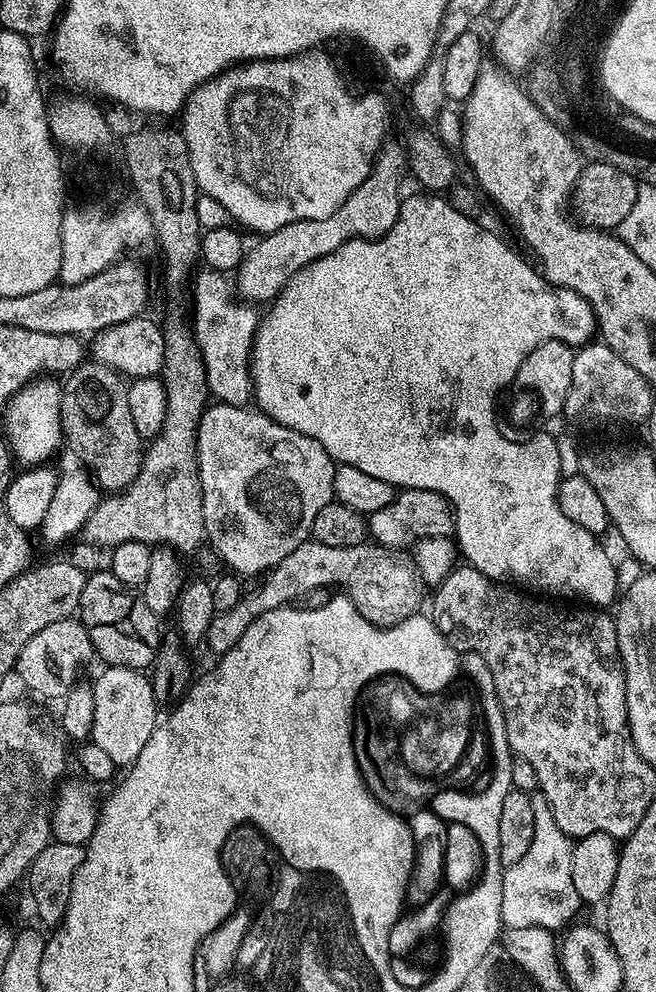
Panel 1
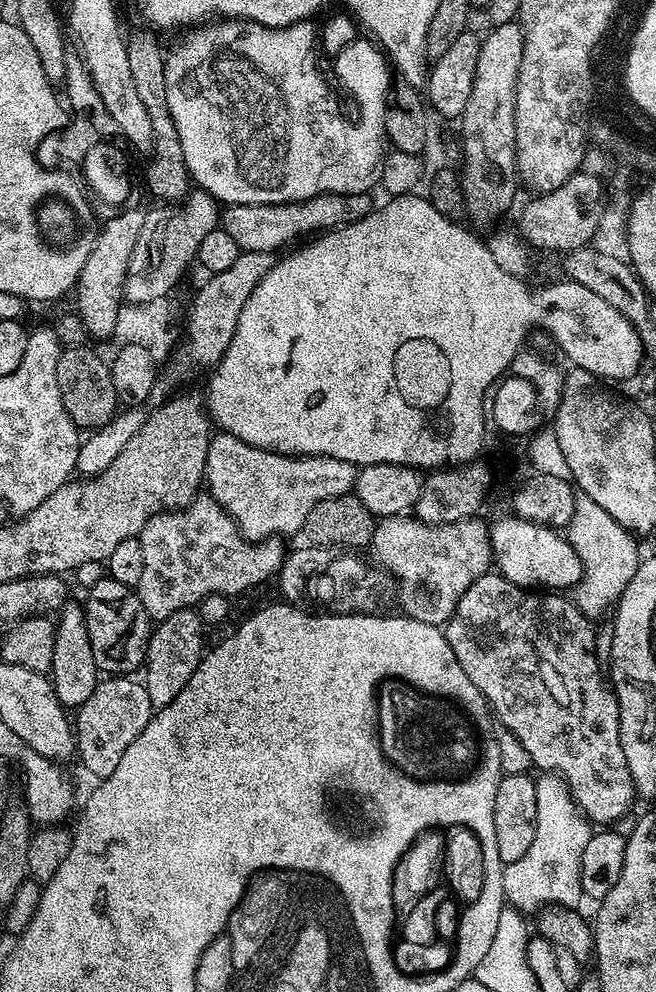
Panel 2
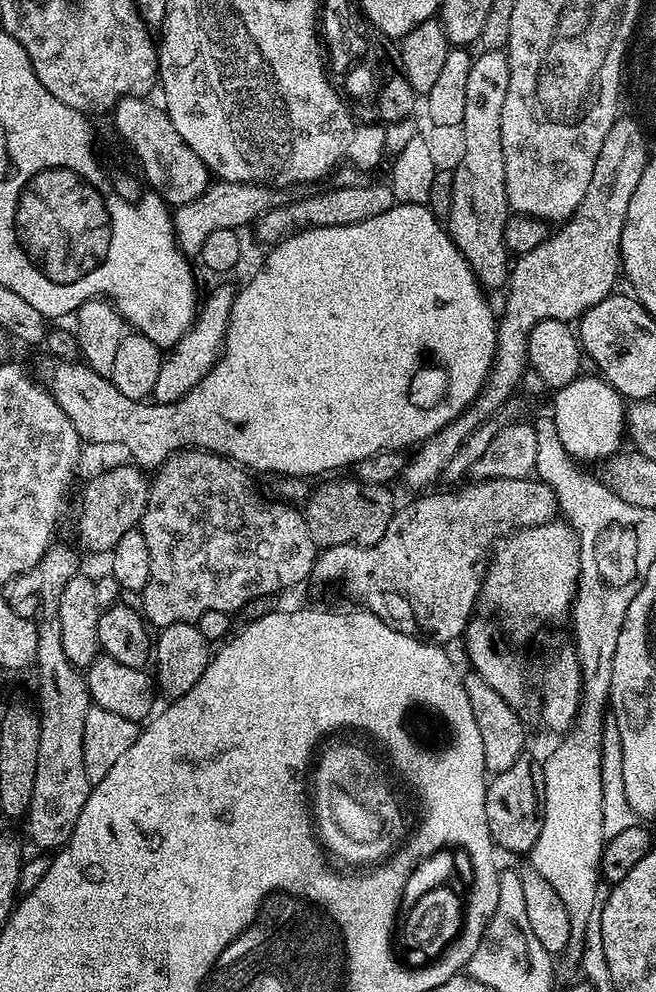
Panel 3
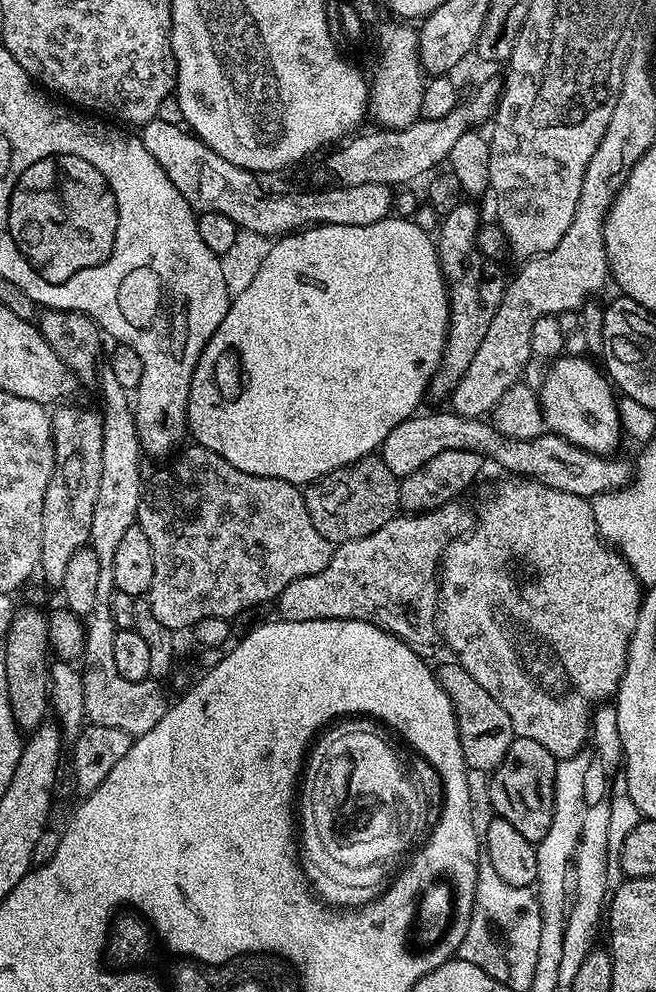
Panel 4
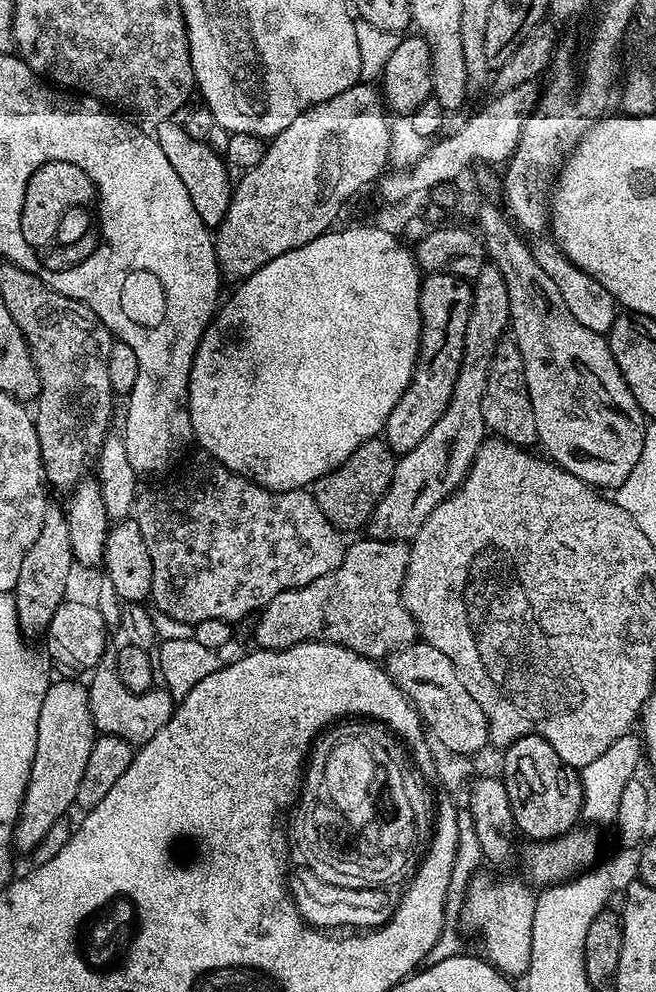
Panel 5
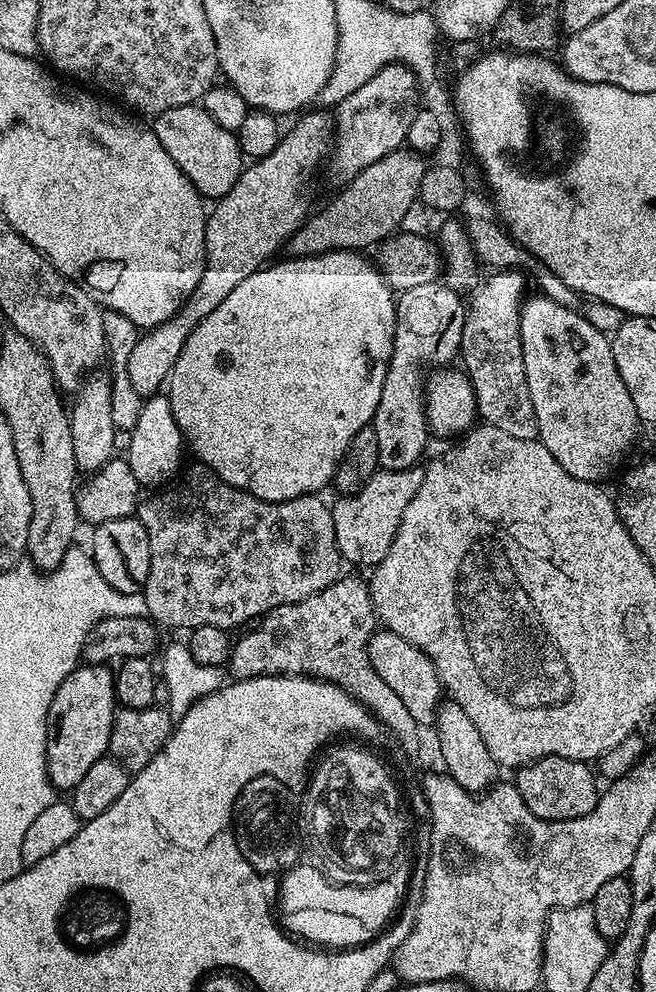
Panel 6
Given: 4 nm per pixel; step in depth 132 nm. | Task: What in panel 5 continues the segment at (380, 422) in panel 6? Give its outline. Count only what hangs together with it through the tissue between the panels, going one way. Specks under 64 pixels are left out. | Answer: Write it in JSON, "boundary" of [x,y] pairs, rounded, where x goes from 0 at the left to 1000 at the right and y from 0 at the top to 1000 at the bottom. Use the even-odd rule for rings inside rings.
{"boundary":[[[666,274],[645,279],[640,288],[640,356],[634,370],[628,372],[628,384],[619,389],[613,401],[607,401],[601,413],[595,413],[582,436],[601,457],[631,454],[631,450],[662,433],[662,425],[674,421],[680,409],[686,409],[686,397],[692,397],[692,385],[704,369],[710,327],[716,325],[718,311],[720,287],[715,283]]]}

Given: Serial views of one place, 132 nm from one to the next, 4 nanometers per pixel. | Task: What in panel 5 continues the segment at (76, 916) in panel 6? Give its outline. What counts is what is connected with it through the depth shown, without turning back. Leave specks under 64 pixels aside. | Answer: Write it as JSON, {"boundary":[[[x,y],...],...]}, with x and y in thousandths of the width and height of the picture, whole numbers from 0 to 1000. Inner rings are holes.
{"boundary":[[[171,899],[171,903],[159,903],[140,919],[128,919],[122,927],[116,927],[116,935],[110,935],[110,956],[116,956],[116,968],[140,980],[140,984],[177,984],[177,980],[189,980],[195,976],[195,968],[201,968],[201,960],[207,960],[207,952],[213,952],[213,940],[220,940],[220,919],[213,919],[213,907],[201,903],[201,899]]]}

